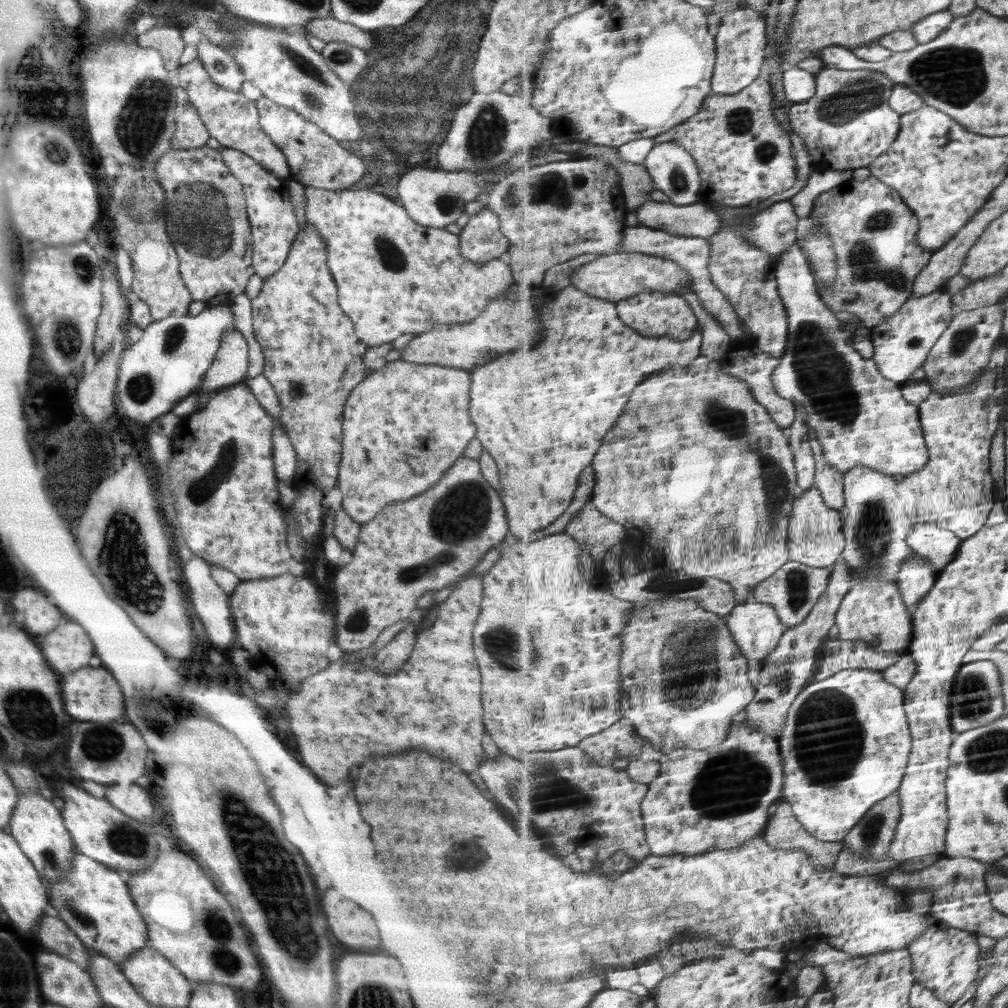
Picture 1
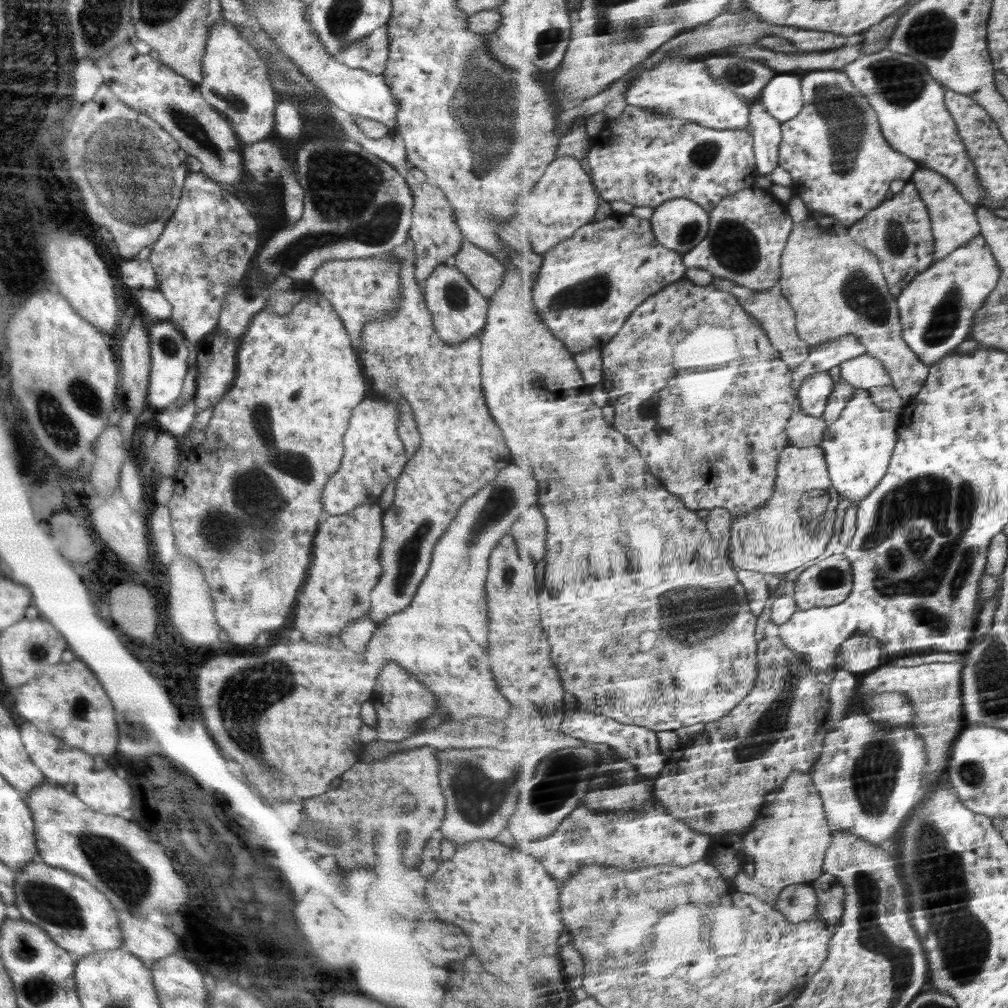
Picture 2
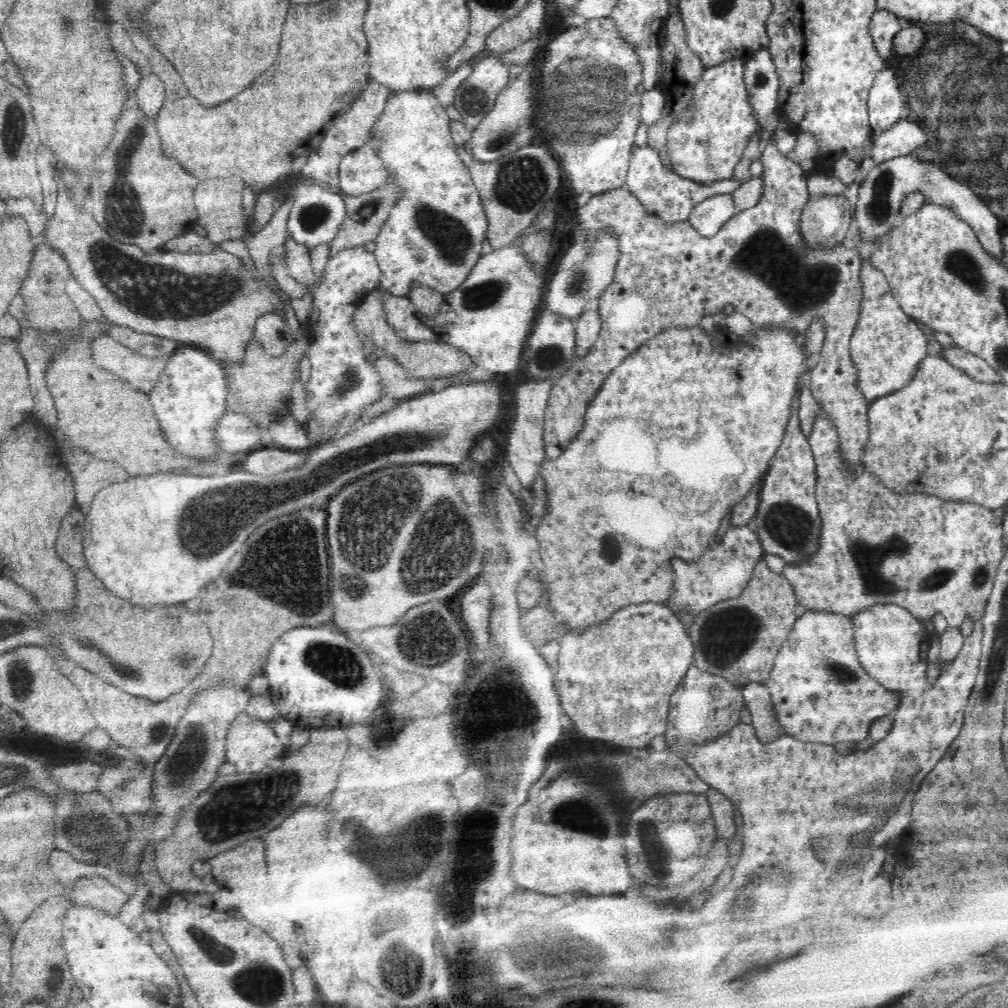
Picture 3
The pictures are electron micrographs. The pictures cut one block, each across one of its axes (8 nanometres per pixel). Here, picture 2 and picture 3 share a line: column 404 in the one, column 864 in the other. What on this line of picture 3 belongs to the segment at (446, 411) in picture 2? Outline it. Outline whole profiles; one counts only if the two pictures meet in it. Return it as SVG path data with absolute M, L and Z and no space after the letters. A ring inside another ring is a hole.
M862 252L860 271L862 300L858 324L850 341L850 355L857 370L857 385L863 397L872 404L878 397L901 389L912 378L917 366L928 357L928 336L909 317L893 297L888 279L872 267L870 255ZM822 407L819 408L818 418L814 420L813 429L810 436L807 436L811 446L813 457L817 466L816 499L818 499L818 509L822 517L822 536L818 540L819 550L806 563L800 565L786 565L783 573L788 583L794 589L798 604L807 611L830 612L836 615L844 615L850 618L862 609L873 607L876 603L898 604L919 620L930 620L936 614L942 614L947 623L952 627L959 627L966 618L970 617L974 622L983 620L986 604L992 592L992 588L997 576L997 570L1004 555L1004 545L1002 544L1003 528L1002 516L999 512L978 504L942 500L934 495L926 493L904 493L898 494L884 487L878 477L874 477L870 471L866 471L866 465L860 462L855 469L846 469L840 457L840 445L838 445L838 431L834 427L834 421L824 415Z

